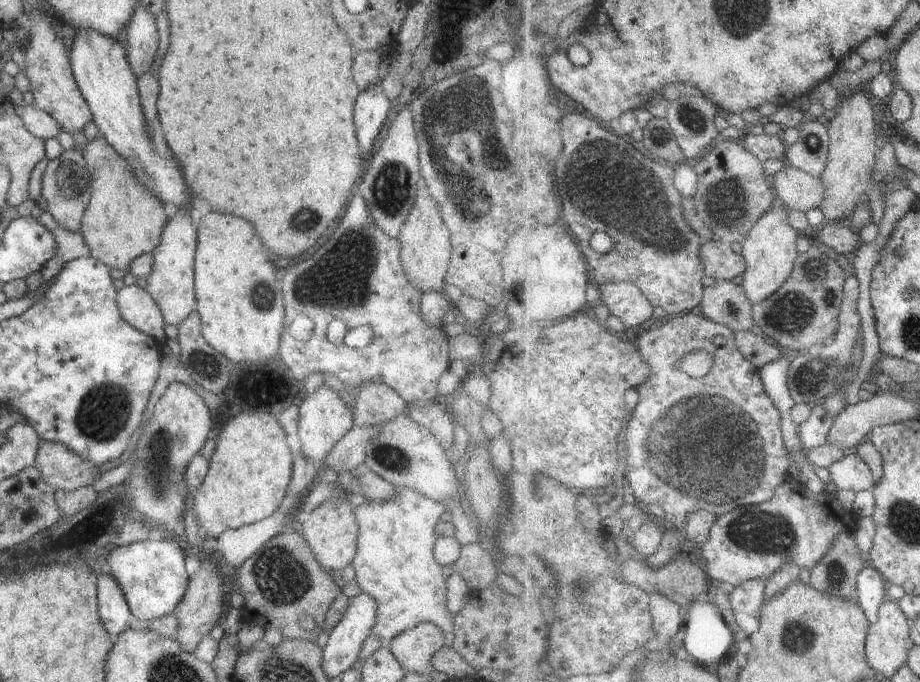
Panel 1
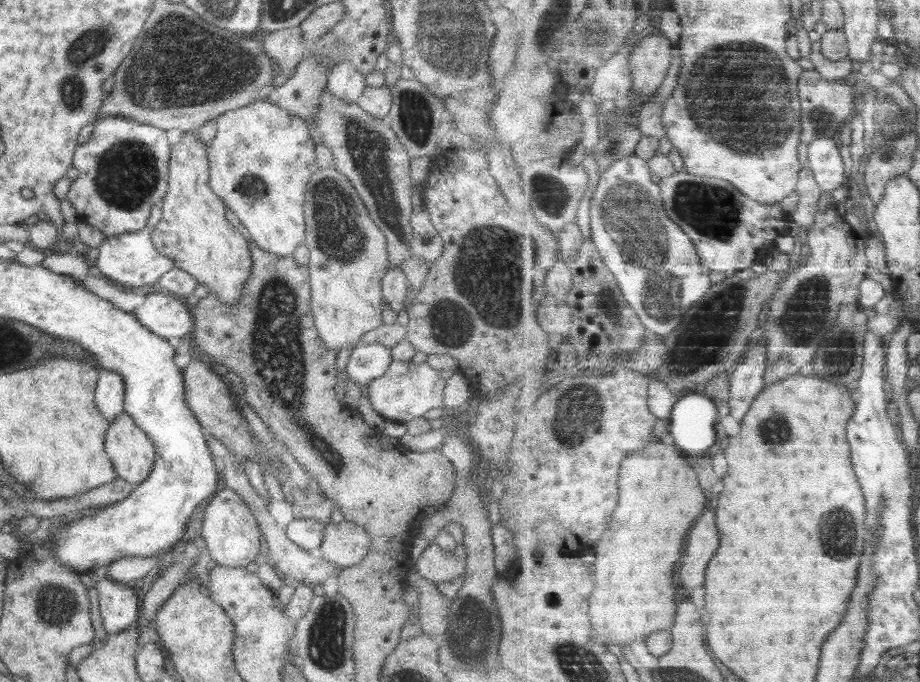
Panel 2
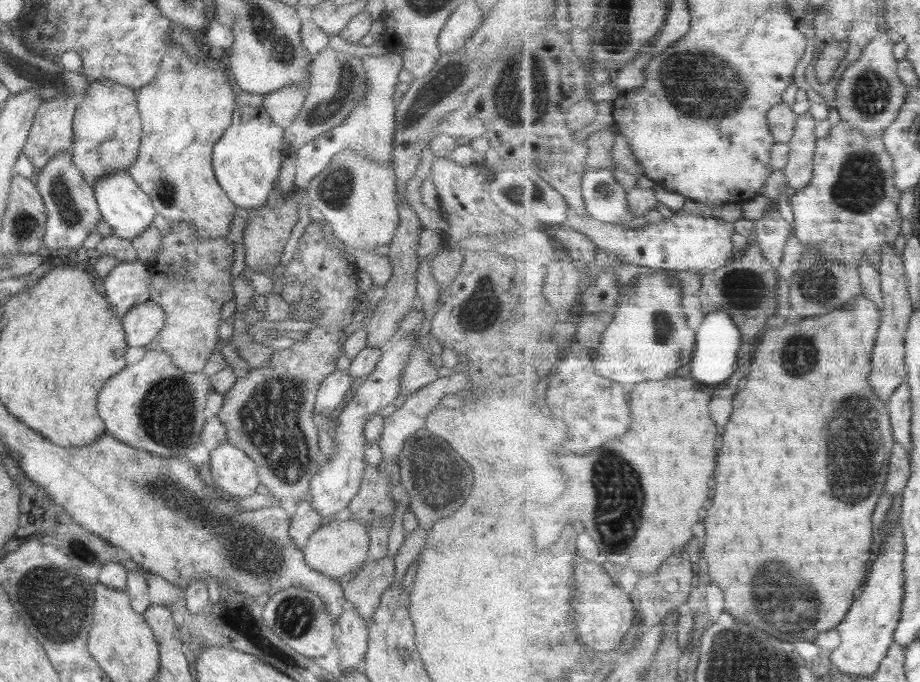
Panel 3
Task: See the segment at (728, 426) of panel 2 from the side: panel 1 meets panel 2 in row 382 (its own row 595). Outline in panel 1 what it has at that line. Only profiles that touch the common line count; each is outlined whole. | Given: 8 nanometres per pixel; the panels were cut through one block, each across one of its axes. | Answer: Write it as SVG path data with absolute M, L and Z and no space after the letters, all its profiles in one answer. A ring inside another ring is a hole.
M752 579L731 588L731 599L736 612L742 610L742 612L758 616L767 601L767 581L766 579Z

